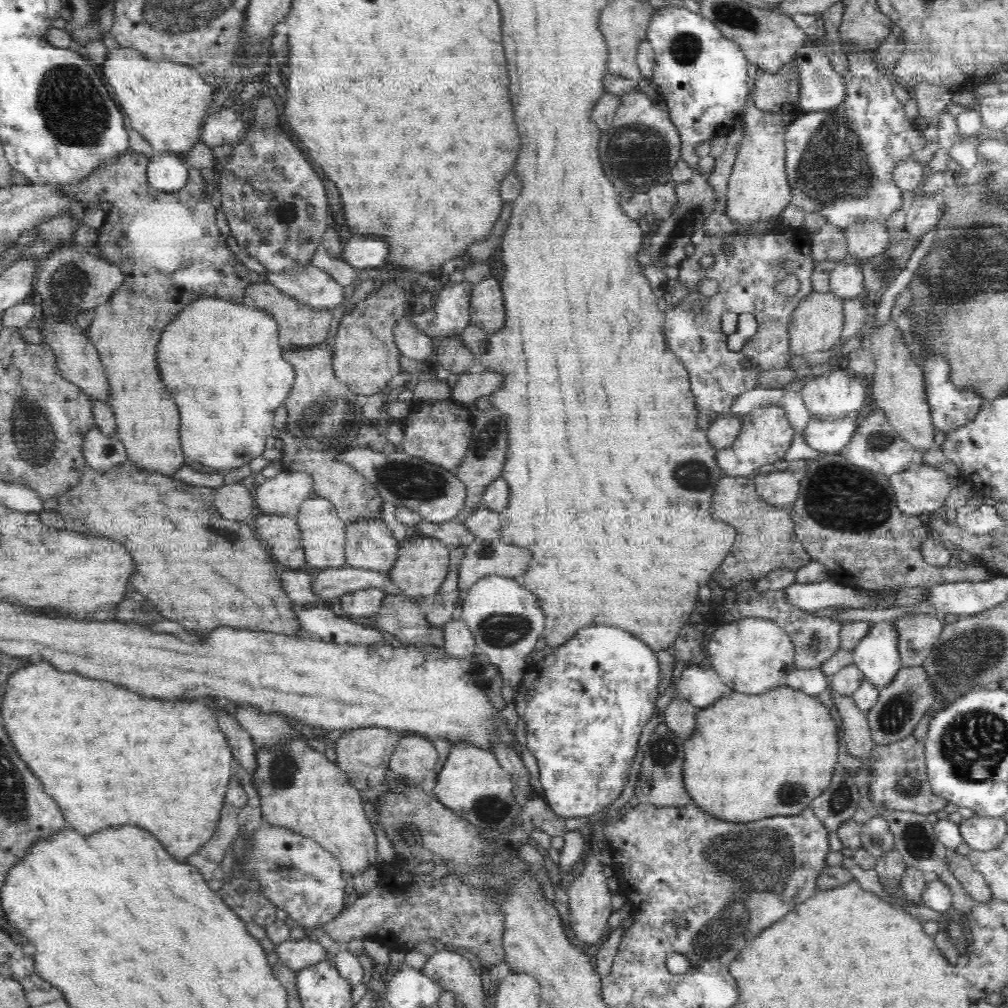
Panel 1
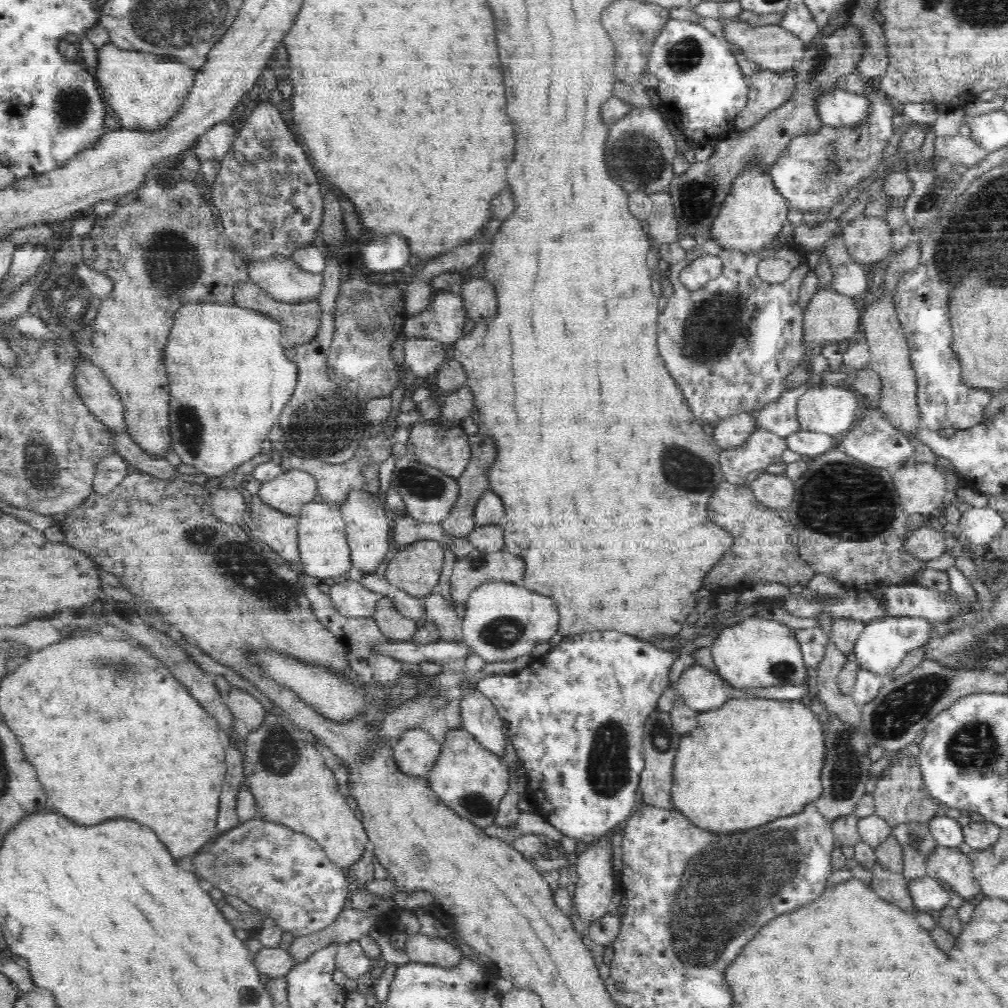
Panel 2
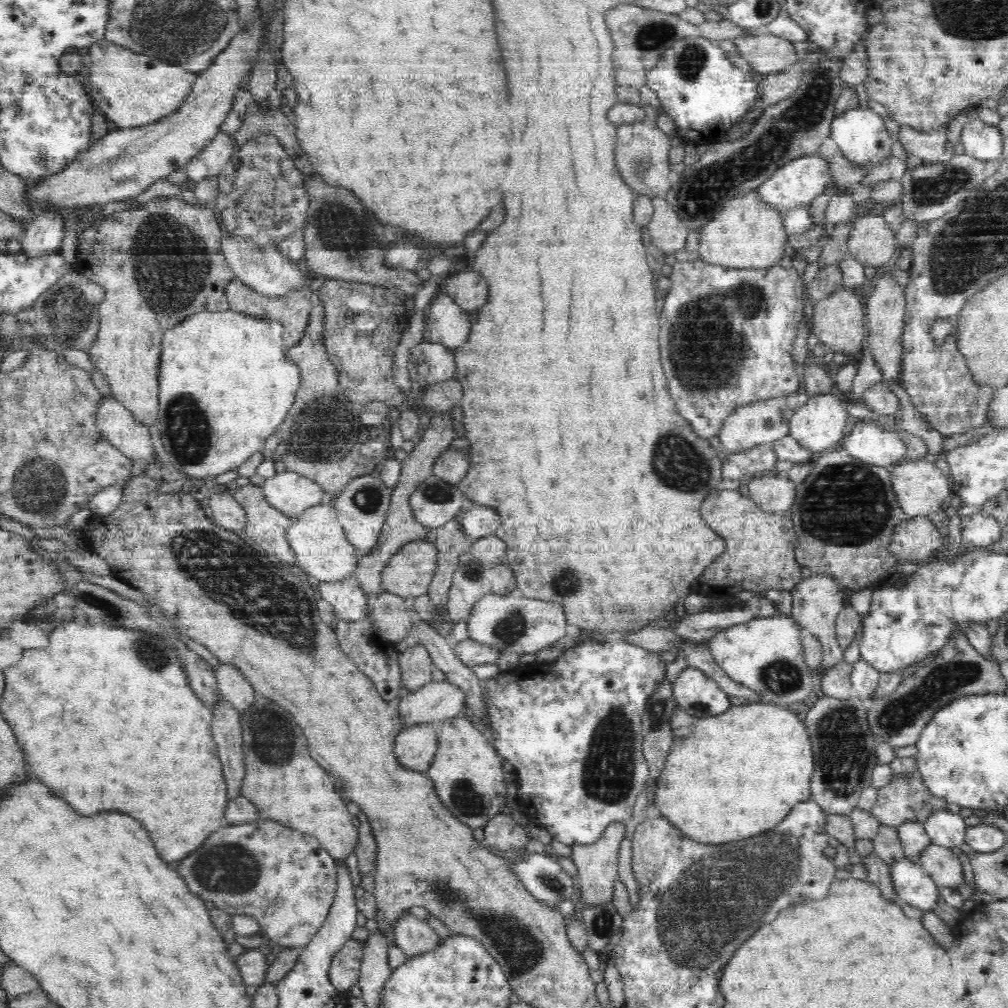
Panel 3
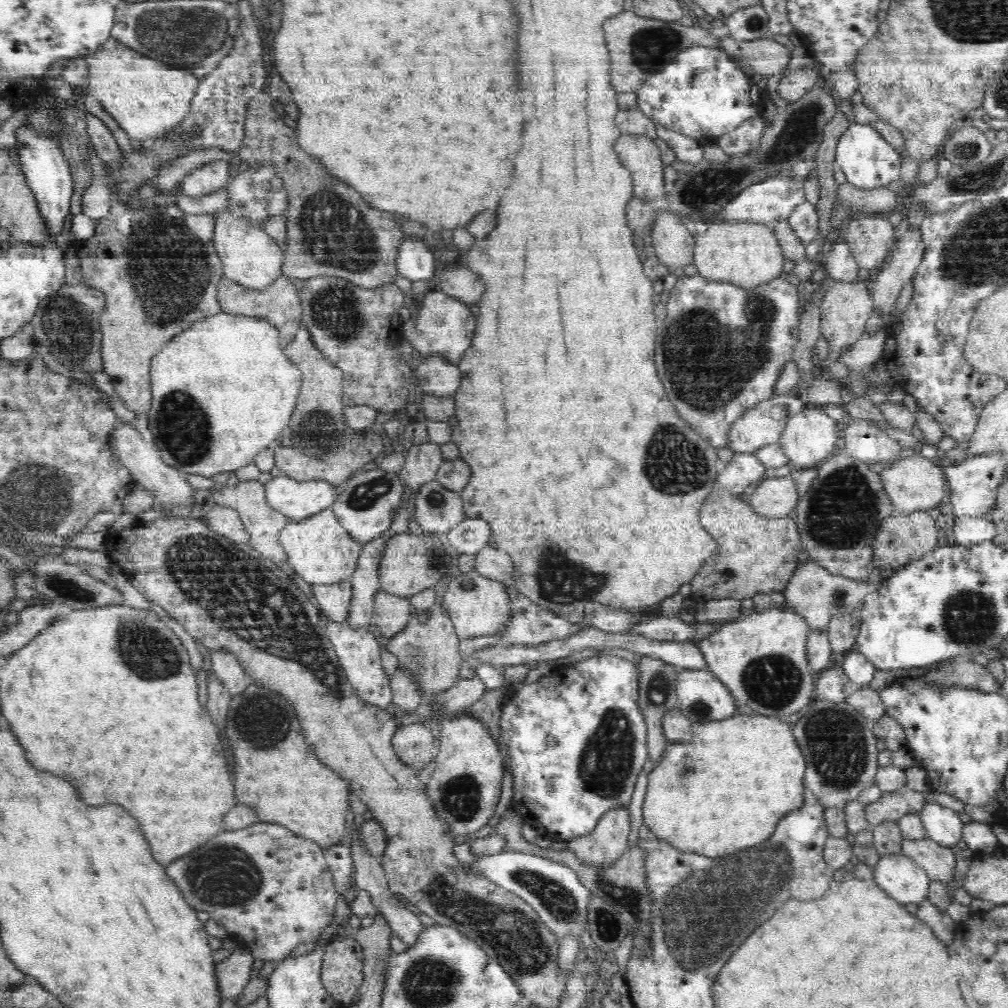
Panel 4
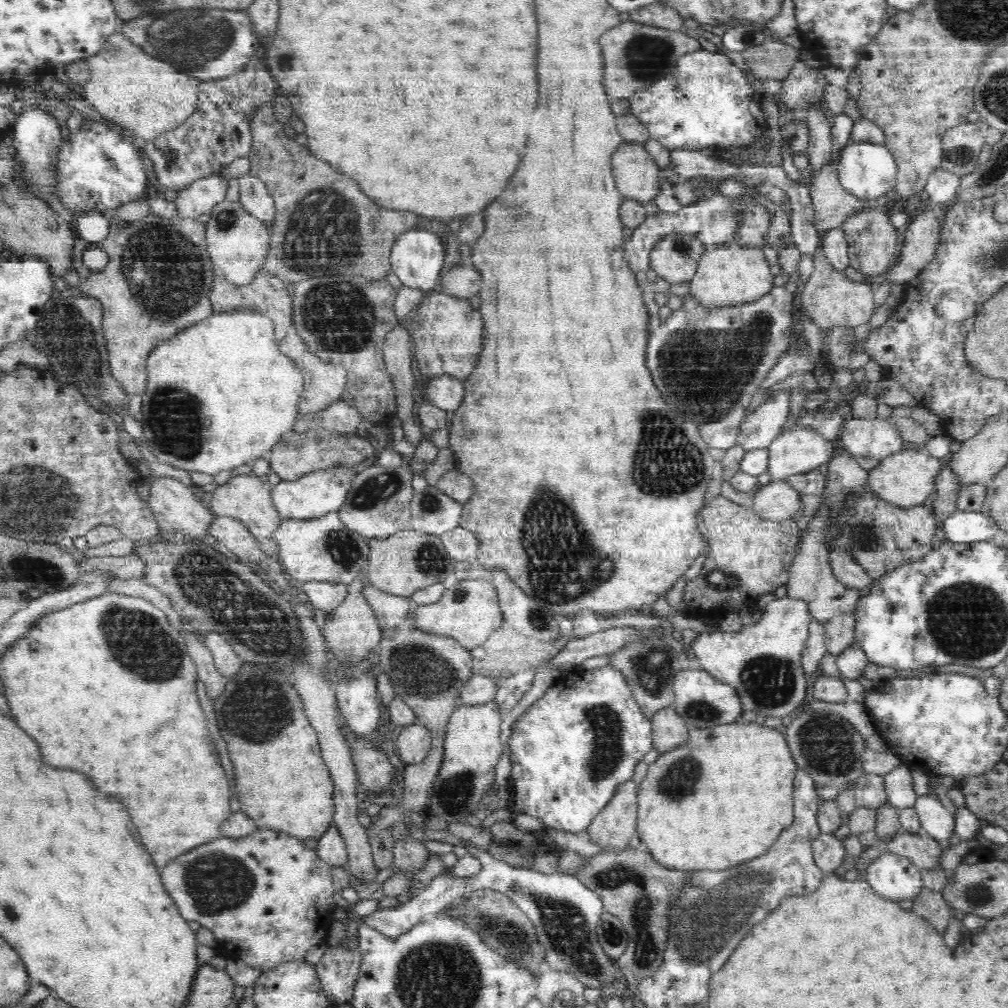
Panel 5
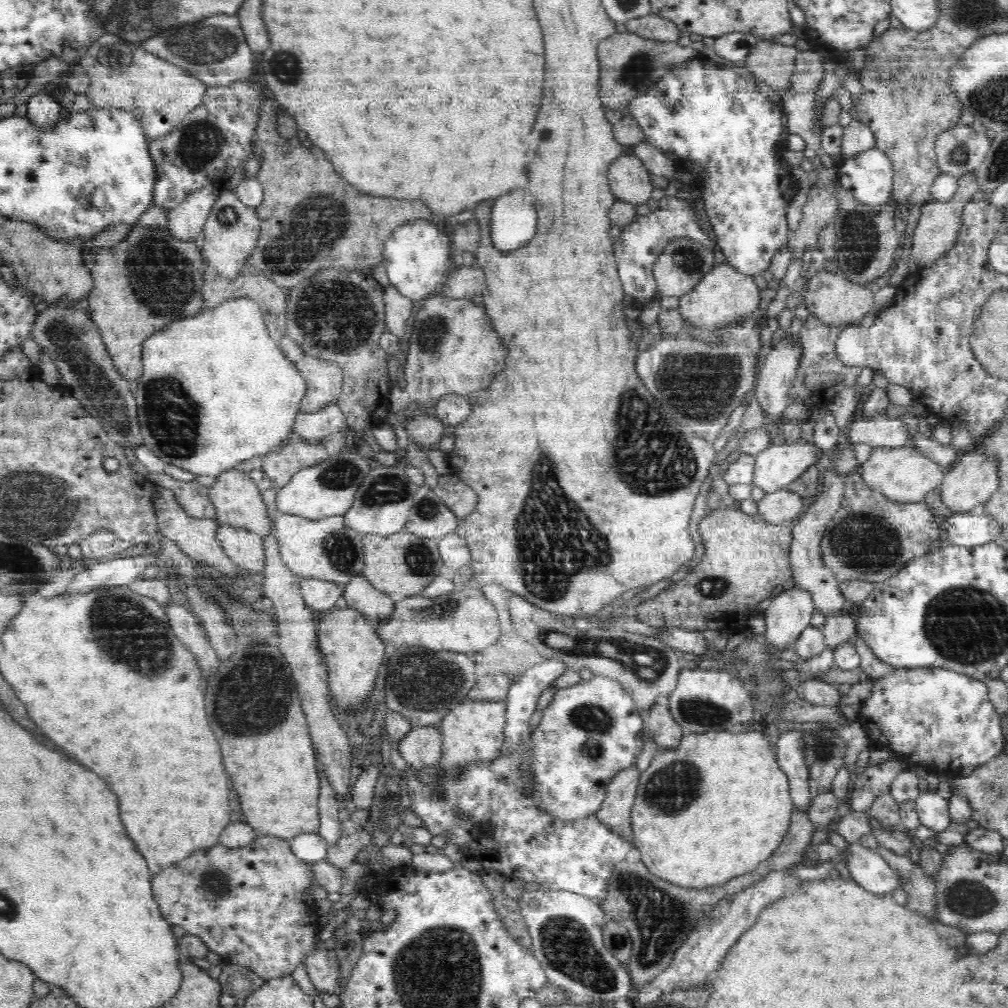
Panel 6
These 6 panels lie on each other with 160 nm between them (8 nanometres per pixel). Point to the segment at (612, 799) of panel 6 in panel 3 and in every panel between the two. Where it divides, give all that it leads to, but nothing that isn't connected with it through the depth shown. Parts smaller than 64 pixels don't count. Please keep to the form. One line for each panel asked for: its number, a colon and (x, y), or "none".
3: (597, 863)
4: (600, 850)
5: (613, 827)

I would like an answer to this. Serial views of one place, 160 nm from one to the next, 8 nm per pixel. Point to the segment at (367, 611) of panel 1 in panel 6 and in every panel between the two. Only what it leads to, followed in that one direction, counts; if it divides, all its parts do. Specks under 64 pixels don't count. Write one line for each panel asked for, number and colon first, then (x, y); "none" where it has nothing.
2: (351, 598)
3: (348, 600)
4: (334, 599)
5: (324, 595)
6: (319, 594)

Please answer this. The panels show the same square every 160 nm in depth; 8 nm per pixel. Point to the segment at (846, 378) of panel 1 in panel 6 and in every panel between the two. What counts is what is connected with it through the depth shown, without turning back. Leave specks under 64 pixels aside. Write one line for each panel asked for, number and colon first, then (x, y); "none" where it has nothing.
2: (831, 410)
3: (820, 424)
4: (809, 437)
5: (800, 450)
6: (775, 468)

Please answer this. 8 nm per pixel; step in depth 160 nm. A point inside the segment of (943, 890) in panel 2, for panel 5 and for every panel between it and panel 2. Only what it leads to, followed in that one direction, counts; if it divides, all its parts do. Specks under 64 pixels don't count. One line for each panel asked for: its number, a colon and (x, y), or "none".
3: (911, 883)
4: (901, 877)
5: (894, 877)

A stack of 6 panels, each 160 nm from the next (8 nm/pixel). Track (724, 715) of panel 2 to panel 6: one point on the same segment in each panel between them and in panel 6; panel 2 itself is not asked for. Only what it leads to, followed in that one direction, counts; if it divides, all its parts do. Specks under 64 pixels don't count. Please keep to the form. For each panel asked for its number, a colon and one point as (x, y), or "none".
3: (740, 773)
4: (727, 788)
5: (723, 797)
6: (694, 828)

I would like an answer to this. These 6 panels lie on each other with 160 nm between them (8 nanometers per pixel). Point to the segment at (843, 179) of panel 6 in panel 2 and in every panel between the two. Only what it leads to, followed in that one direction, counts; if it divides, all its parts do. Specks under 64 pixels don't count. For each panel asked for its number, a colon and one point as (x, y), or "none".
2: (835, 107)
3: (861, 133)
4: (868, 160)
5: (868, 170)

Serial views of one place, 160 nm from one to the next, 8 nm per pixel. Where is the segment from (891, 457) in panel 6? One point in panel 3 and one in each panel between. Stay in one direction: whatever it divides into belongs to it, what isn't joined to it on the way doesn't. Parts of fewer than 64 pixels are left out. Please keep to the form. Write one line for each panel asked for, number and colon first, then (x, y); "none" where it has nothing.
3: (921, 487)
4: (913, 483)
5: (907, 478)

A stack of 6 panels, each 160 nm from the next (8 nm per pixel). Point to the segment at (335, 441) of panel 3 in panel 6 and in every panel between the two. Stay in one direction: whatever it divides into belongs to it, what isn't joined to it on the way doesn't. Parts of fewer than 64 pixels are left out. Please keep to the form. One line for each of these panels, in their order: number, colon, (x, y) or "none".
4: (318, 429)
5: (325, 382)
6: (324, 379)

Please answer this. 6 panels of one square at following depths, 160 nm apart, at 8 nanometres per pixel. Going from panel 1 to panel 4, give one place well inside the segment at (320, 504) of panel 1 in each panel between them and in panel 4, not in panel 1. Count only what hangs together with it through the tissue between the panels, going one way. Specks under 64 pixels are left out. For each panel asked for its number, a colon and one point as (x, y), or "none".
2: (323, 549)
3: (322, 550)
4: (318, 548)

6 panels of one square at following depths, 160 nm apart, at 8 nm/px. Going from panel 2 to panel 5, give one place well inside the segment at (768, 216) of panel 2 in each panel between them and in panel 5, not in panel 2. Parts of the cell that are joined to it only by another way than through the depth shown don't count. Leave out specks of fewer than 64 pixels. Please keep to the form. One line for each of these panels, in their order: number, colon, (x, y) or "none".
3: (748, 233)
4: (743, 252)
5: (726, 275)

